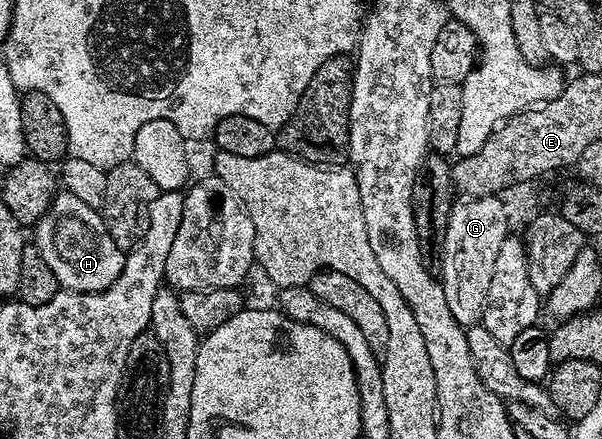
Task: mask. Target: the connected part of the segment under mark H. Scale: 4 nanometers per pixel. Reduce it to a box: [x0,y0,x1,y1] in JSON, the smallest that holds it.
[32,189,126,291]

